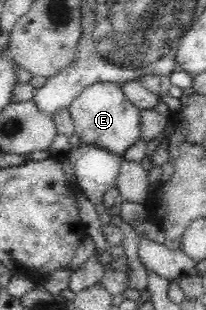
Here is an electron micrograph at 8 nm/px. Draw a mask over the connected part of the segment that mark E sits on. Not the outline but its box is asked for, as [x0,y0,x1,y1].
[68,82,146,162]

